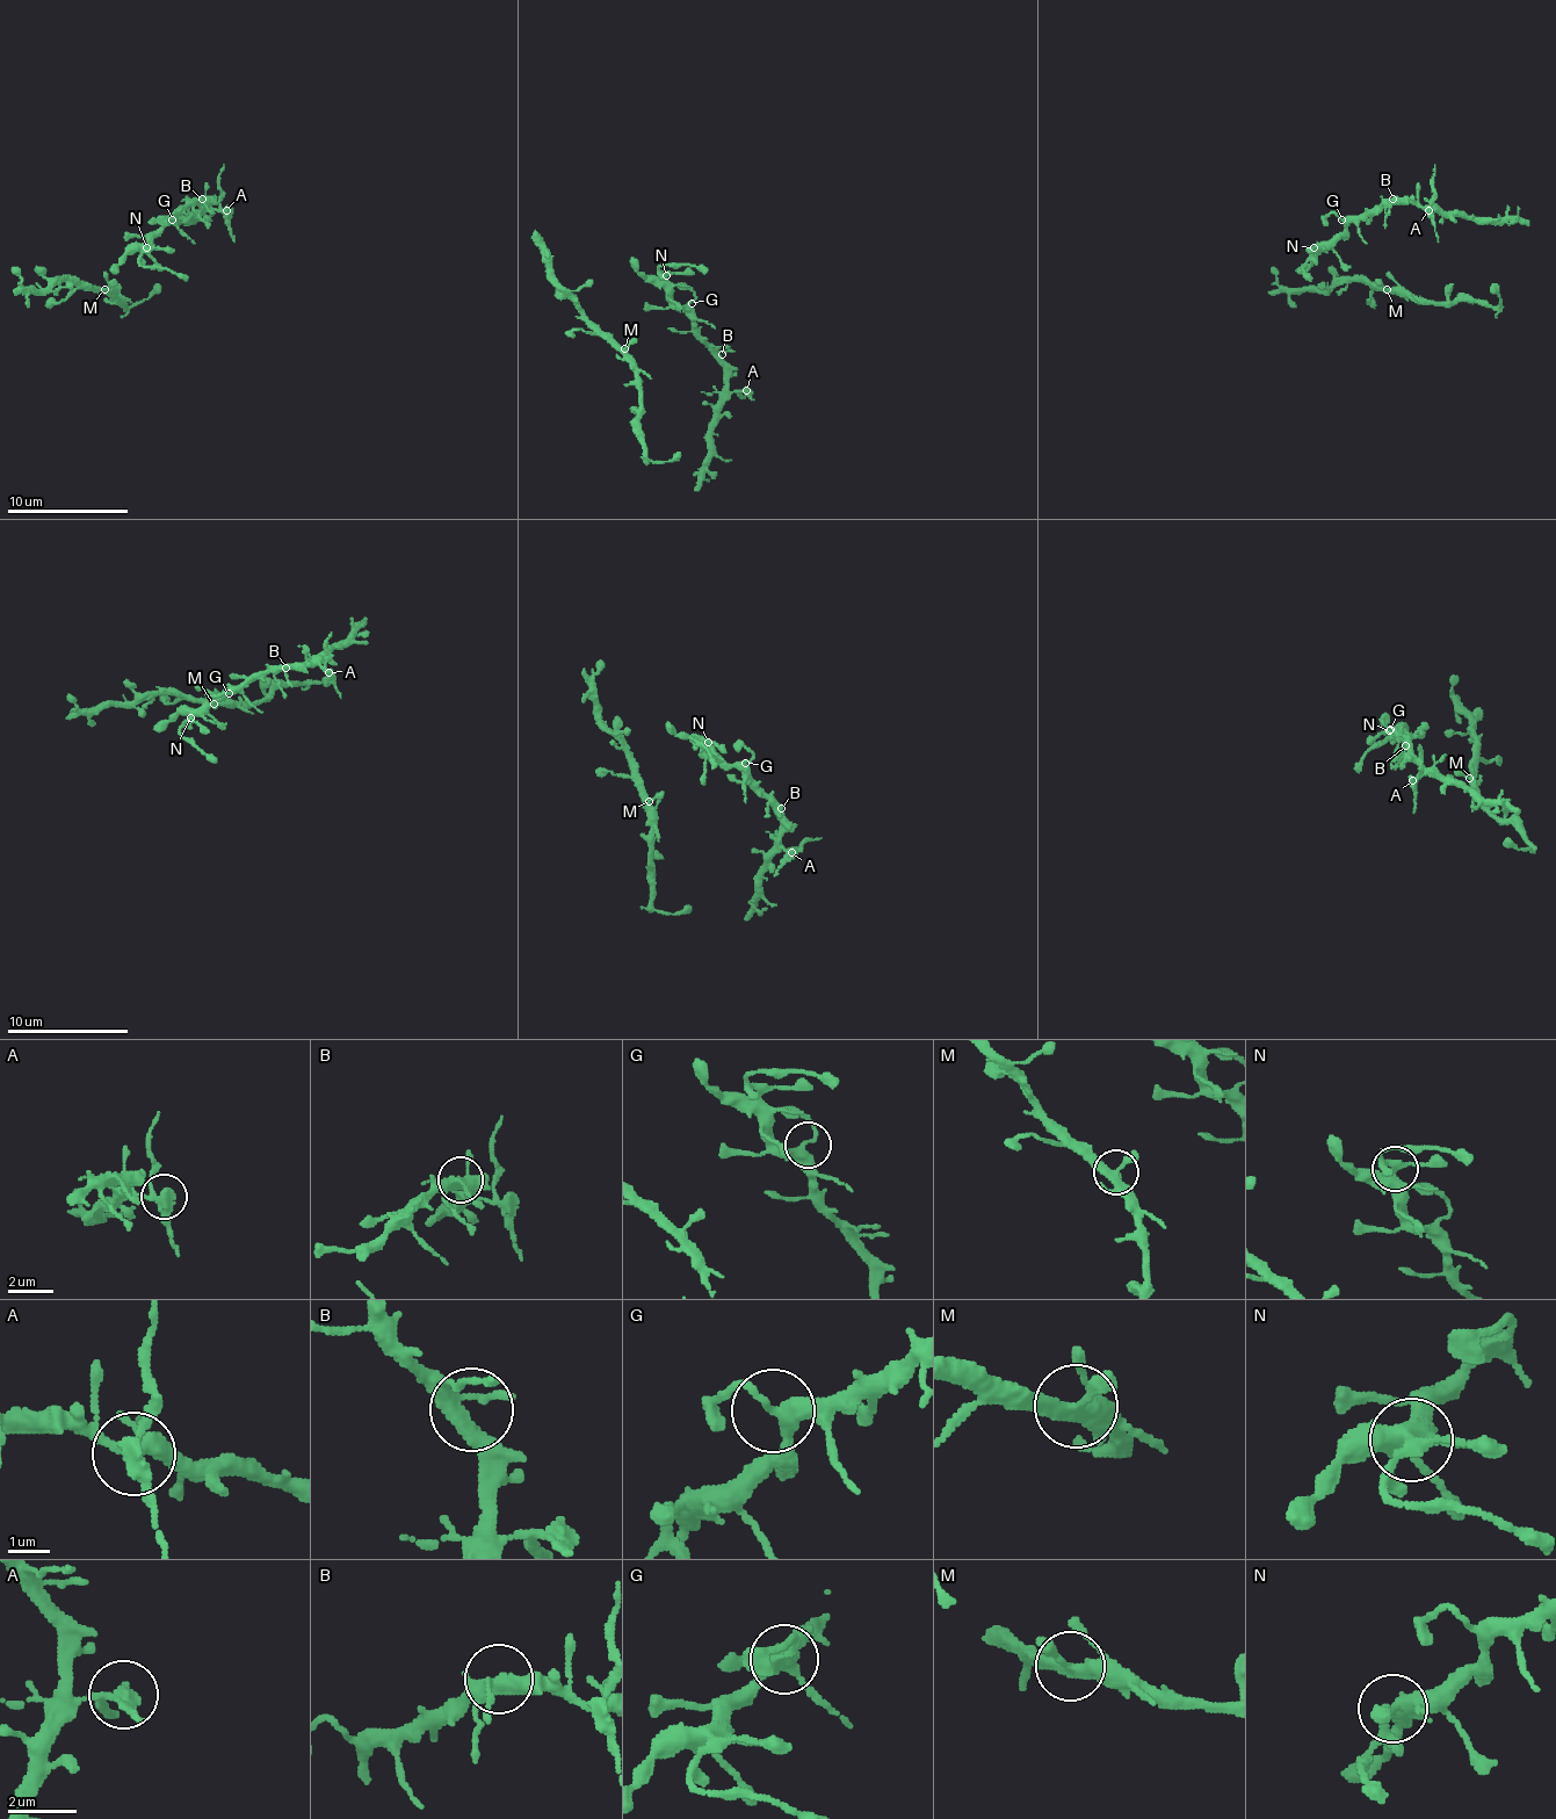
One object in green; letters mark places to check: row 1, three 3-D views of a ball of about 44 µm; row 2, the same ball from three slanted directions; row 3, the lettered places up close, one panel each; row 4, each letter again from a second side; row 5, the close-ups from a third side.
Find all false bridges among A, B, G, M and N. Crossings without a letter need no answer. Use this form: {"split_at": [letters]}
{"split_at": ["A", "N"]}

